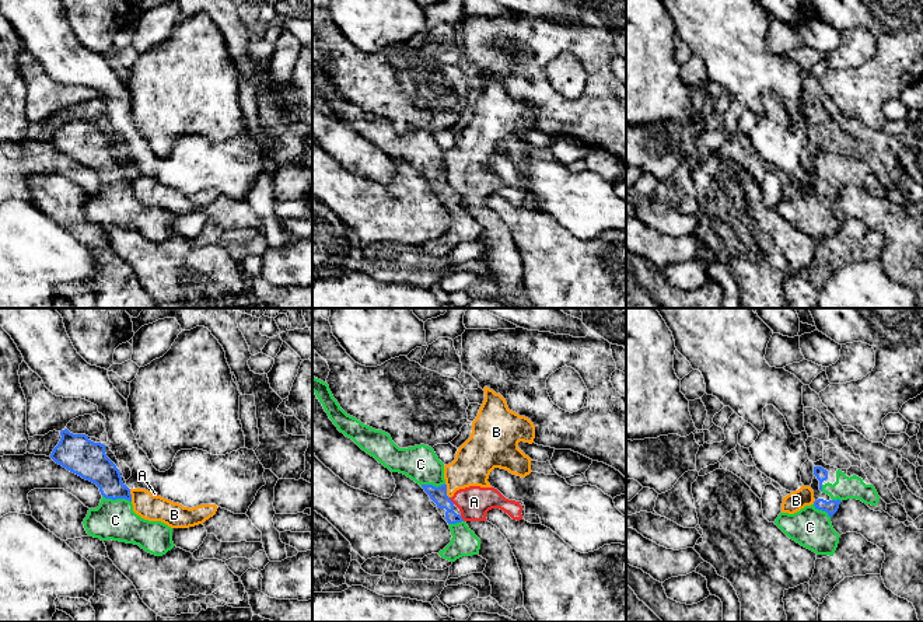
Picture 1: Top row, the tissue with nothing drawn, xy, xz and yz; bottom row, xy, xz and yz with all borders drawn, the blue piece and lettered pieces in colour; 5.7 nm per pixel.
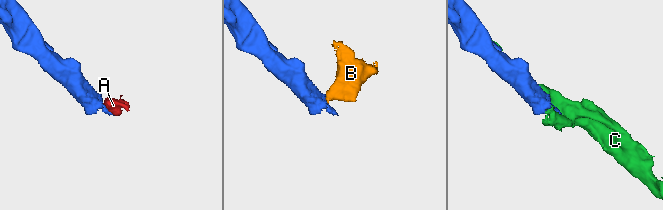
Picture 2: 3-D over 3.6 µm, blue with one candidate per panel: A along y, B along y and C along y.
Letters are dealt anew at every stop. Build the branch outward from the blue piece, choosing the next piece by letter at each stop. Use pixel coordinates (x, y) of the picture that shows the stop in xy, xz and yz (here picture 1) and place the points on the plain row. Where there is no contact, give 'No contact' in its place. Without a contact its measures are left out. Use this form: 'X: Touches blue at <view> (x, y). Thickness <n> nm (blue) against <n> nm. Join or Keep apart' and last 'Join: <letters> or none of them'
A: Touches blue at xz (450, 187). Thickness 100 nm (blue) against 190 nm. Keep apart
B: Touches blue at xz (446, 177). Thickness 100 nm (blue) against 220 nm. Keep apart
C: Touches blue at xy (116, 184). Thickness 190 nm (blue) against 220 nm. Join
Join: C

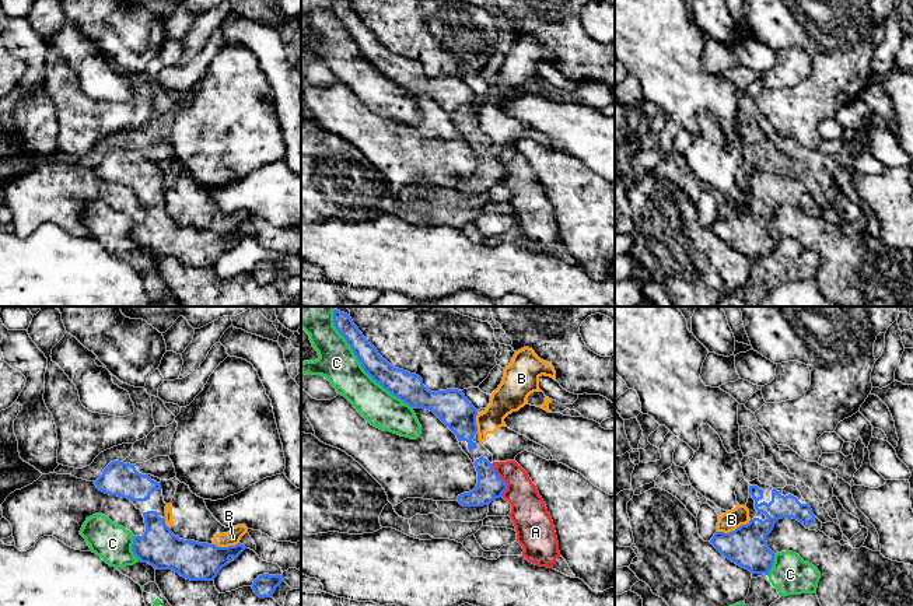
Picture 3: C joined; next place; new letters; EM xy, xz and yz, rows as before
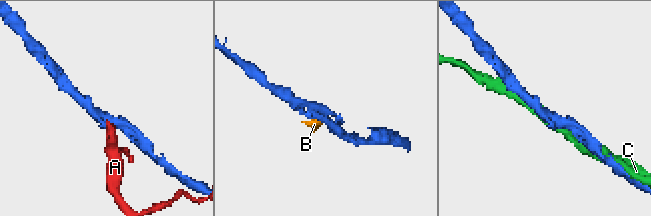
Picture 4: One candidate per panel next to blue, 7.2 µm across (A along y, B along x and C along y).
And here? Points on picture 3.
A: Touches blue at xz (503, 167). Thickness 160 nm (blue) against 200 nm. Keep apart
B: Touches blue at yz (735, 216). Thickness 240 nm (blue) against 110 nm. Keep apart
C: Touches blue at xz (361, 52). Thickness 160 nm (blue) against 220 nm. Keep apart
Join: none of them

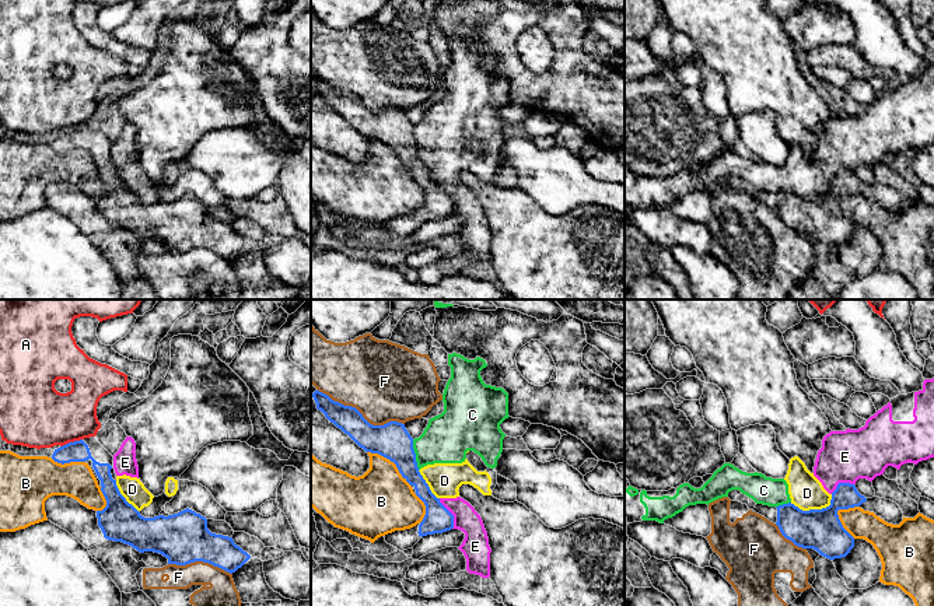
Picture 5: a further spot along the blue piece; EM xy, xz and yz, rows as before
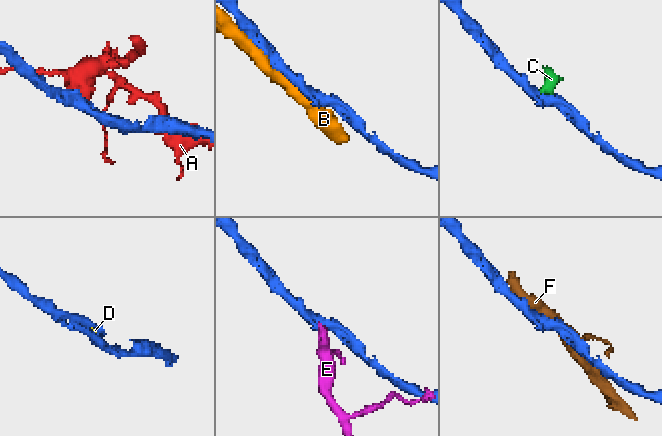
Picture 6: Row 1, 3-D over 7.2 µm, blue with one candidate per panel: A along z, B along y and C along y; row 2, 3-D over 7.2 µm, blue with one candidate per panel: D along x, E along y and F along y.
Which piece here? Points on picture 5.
A: Touches blue at xy (70, 129). Thickness 120 nm (blue) against 360 nm. Keep apart
B: Touches blue at xz (392, 147). Thickness 200 nm (blue) against 380 nm. Keep apart
C: Touches blue at xz (415, 142). Thickness 200 nm (blue) against 280 nm. Keep apart
D: Touches blue at yz (814, 196). Thickness 240 nm (blue) against 190 nm. Keep apart
E: Touches blue at xz (451, 200). Thickness 160 nm (blue) against 160 nm. Keep apart
F: Touches blue at xz (361, 101). Thickness 200 nm (blue) against 460 nm. Keep apart
Join: none of them

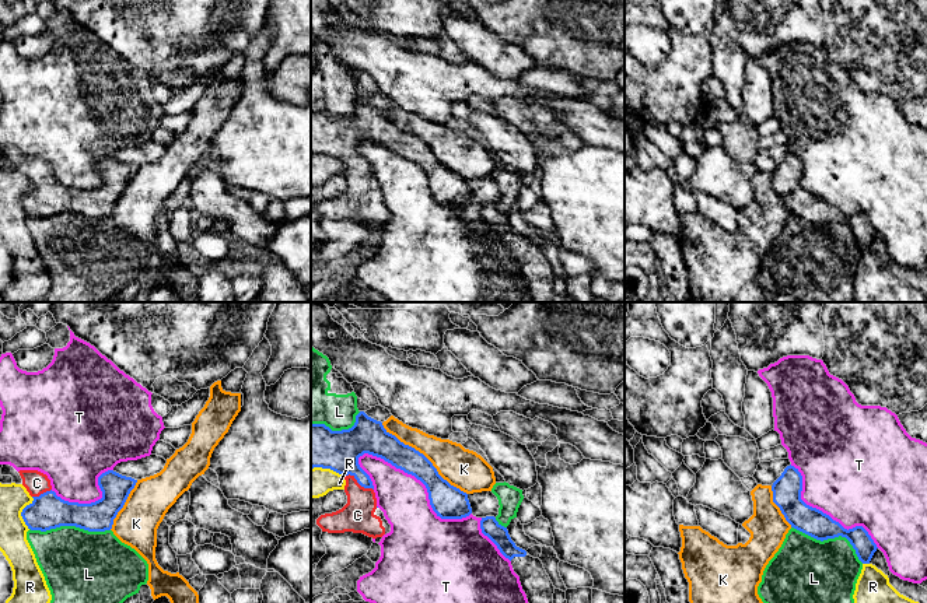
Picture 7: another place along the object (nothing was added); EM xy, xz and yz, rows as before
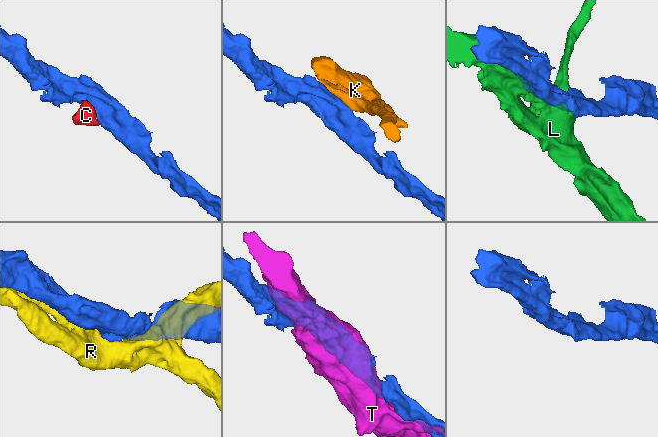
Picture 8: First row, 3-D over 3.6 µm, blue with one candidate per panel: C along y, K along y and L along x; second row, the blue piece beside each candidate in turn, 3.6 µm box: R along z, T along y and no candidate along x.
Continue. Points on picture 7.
C: Touches blue at xz (359, 169). Thickness 240 nm (blue) against 190 nm. Join
K: Touches blue at xz (424, 143). Thickness 160 nm (blue) against 220 nm. Keep apart
L: Touches blue at xy (70, 211). Thickness 200 nm (blue) against 420 nm. Keep apart
R: Touches blue at xy (21, 200). Thickness 200 nm (blue) against 160 nm. Keep apart
T: Touches blue at xz (422, 168). Thickness 190 nm (blue) against 280 nm. Keep apart
Join: C

